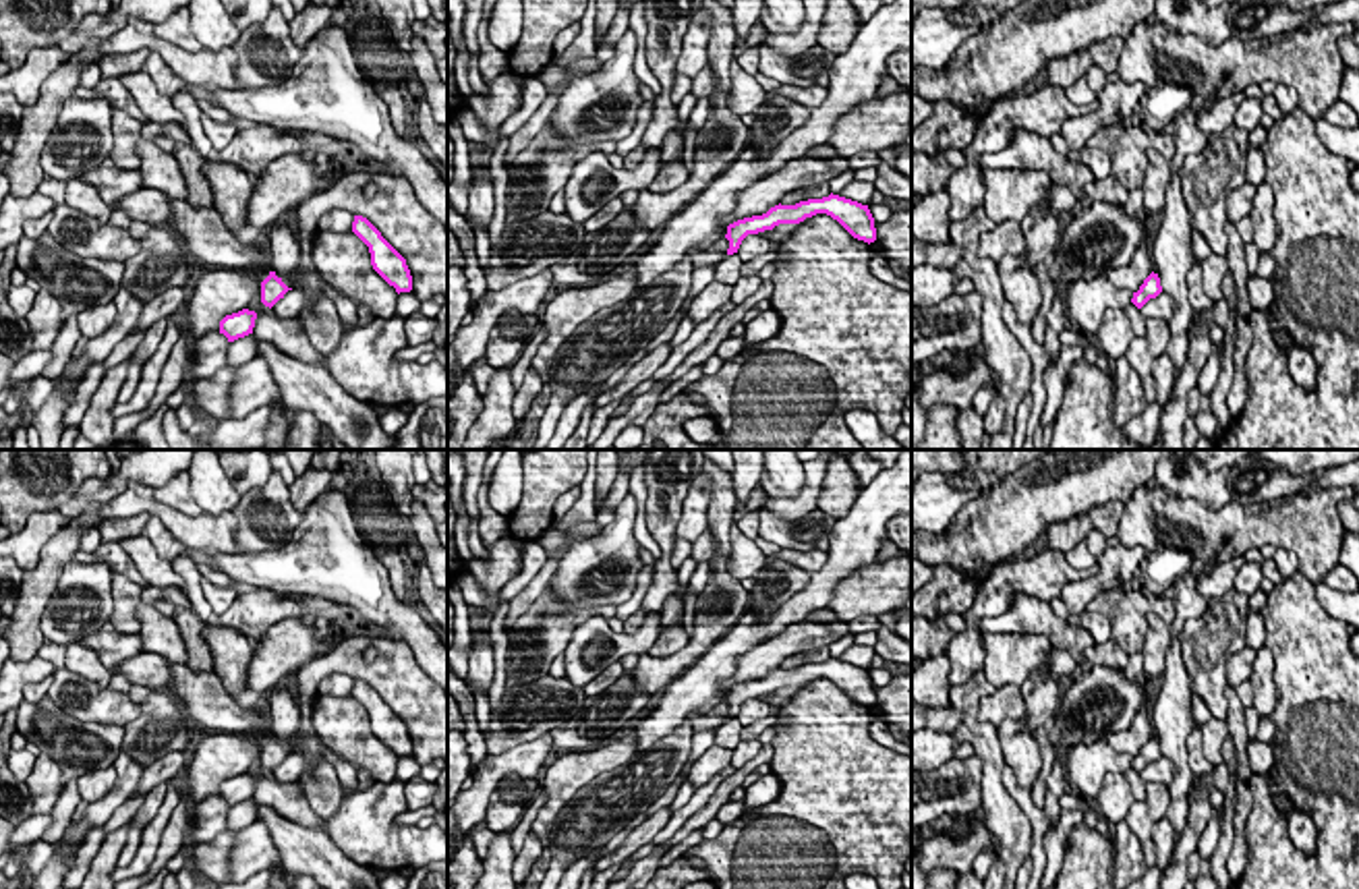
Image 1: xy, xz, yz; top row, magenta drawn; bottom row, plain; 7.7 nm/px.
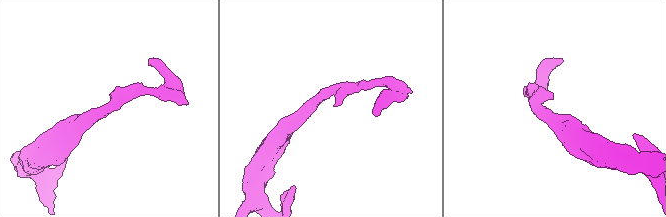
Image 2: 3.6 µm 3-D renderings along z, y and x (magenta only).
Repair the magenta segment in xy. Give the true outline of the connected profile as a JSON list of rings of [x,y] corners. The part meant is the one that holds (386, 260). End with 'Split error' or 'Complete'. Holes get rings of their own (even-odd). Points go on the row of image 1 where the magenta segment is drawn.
[[[354,216],[352,232],[369,247],[373,269],[396,288],[412,290],[412,276],[406,259],[381,236],[381,232],[363,216]]]. Complete

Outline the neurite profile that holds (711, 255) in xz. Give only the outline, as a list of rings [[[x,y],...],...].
[[[721,236],[713,247],[704,249],[704,251],[696,251],[688,255],[688,261],[694,267],[702,267],[702,265],[717,265],[723,257],[727,257],[727,249],[729,249],[729,240],[725,236]]]

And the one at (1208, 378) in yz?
[[[1224,344],[1212,352],[1206,367],[1202,369],[1202,375],[1197,379],[1197,388],[1199,388],[1202,396],[1210,396],[1218,381],[1222,350],[1224,350]]]

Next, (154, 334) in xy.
[[[157,319],[153,325],[149,325],[145,329],[141,344],[128,356],[128,373],[118,392],[118,402],[128,402],[133,398],[133,394],[141,381],[141,371],[143,371],[147,359],[157,350],[166,329],[168,329],[168,319]]]

